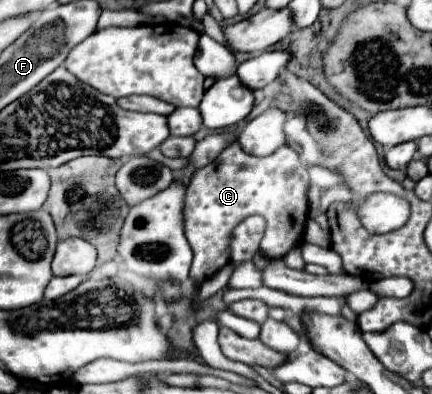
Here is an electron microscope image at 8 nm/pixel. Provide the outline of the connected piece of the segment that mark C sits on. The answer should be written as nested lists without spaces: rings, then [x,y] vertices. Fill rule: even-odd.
[[[238,141],[230,143],[212,163],[196,169],[188,183],[184,215],[186,237],[194,251],[190,279],[206,281],[226,265],[232,229],[248,215],[262,215],[268,223],[262,239],[264,255],[270,259],[284,257],[296,243],[302,241],[308,215],[306,191],[308,171],[292,147],[282,145],[272,155],[256,157],[244,153]]]

